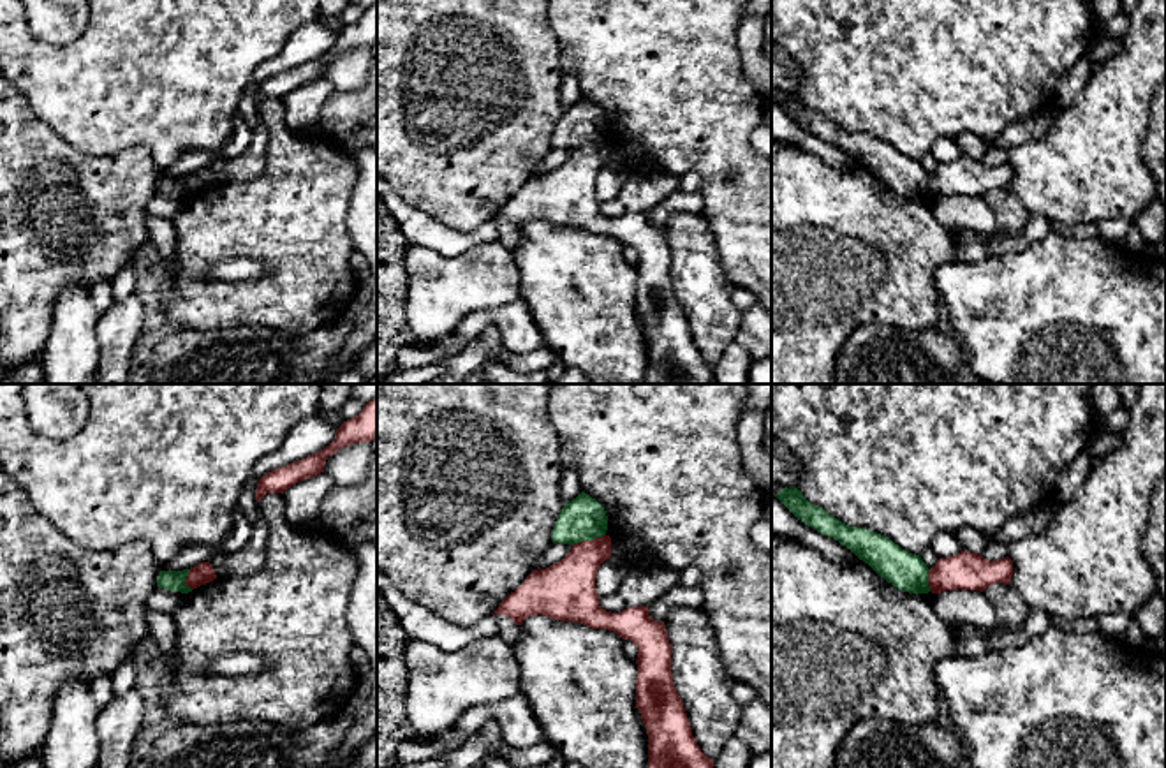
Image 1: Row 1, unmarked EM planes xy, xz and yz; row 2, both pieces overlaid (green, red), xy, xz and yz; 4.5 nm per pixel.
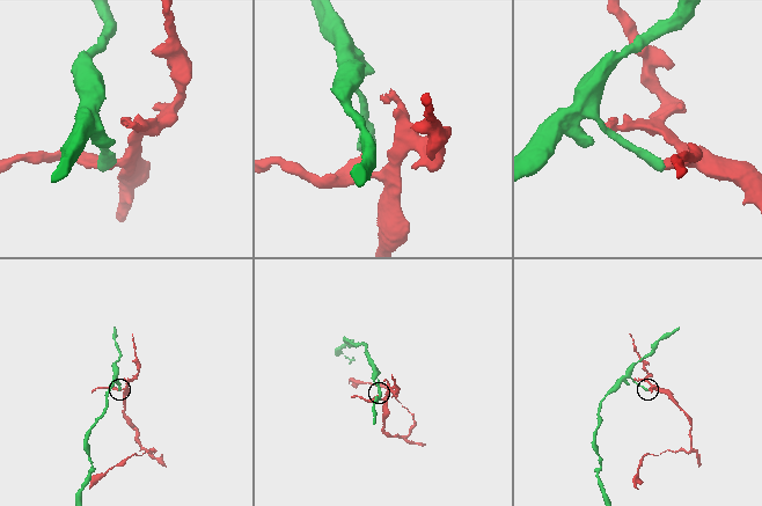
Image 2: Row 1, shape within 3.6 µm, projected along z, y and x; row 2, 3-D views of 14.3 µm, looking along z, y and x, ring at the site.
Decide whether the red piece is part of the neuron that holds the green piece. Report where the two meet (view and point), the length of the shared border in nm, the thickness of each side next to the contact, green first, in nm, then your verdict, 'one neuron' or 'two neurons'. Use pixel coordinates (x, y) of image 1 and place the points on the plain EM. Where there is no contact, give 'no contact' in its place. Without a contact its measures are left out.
xz (589, 145) | 160 nm | 200/260 nm | two neurons

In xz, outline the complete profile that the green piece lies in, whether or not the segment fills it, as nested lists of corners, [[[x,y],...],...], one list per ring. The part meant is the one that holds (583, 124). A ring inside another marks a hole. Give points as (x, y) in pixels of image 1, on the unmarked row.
[[[581,97],[569,109],[564,109],[553,136],[553,148],[578,150],[606,141],[608,122],[604,113]]]

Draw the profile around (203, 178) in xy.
[[[201,167],[188,176],[185,190],[194,196],[201,190],[213,187],[215,183],[217,183],[217,180],[215,180],[211,169]]]

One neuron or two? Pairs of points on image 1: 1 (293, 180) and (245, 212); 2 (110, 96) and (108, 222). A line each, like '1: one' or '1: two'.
1: one
2: two

